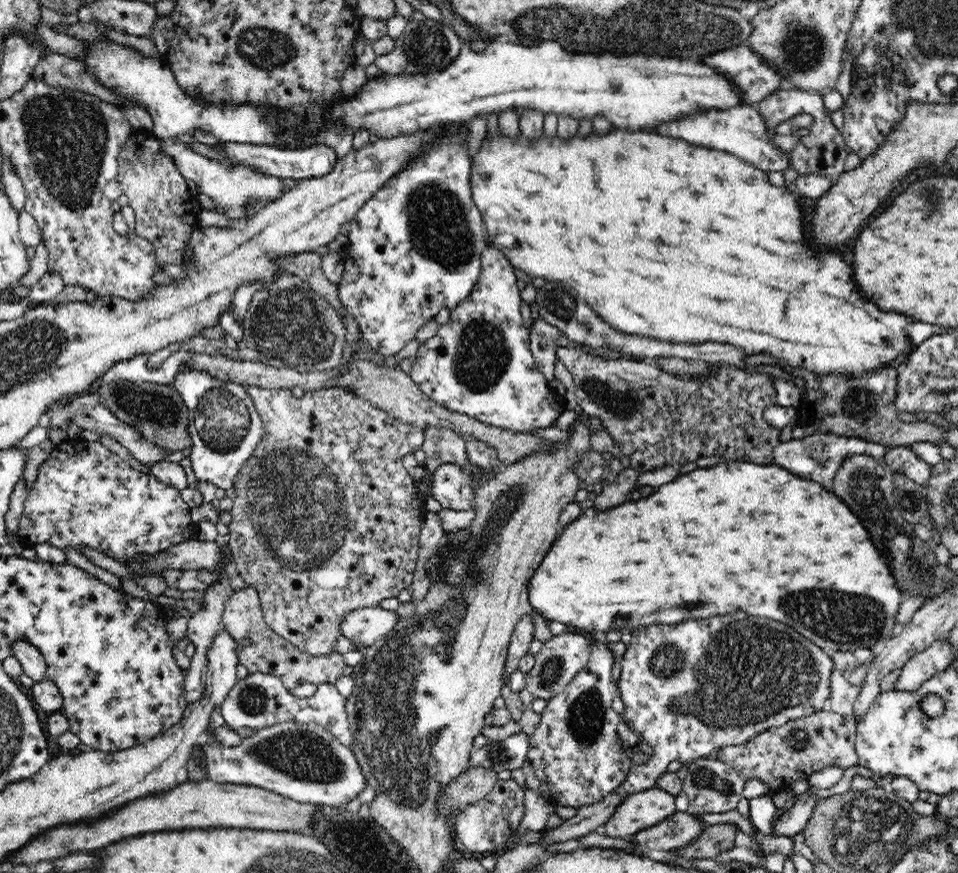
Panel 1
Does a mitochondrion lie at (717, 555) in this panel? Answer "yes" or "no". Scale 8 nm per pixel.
no

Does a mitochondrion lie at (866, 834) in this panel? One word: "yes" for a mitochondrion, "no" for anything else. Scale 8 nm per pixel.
yes

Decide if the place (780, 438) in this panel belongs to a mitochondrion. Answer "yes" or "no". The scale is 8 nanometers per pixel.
no

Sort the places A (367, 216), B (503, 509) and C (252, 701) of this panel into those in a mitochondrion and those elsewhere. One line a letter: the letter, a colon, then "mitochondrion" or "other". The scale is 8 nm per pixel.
A: other
B: mitochondrion
C: mitochondrion

